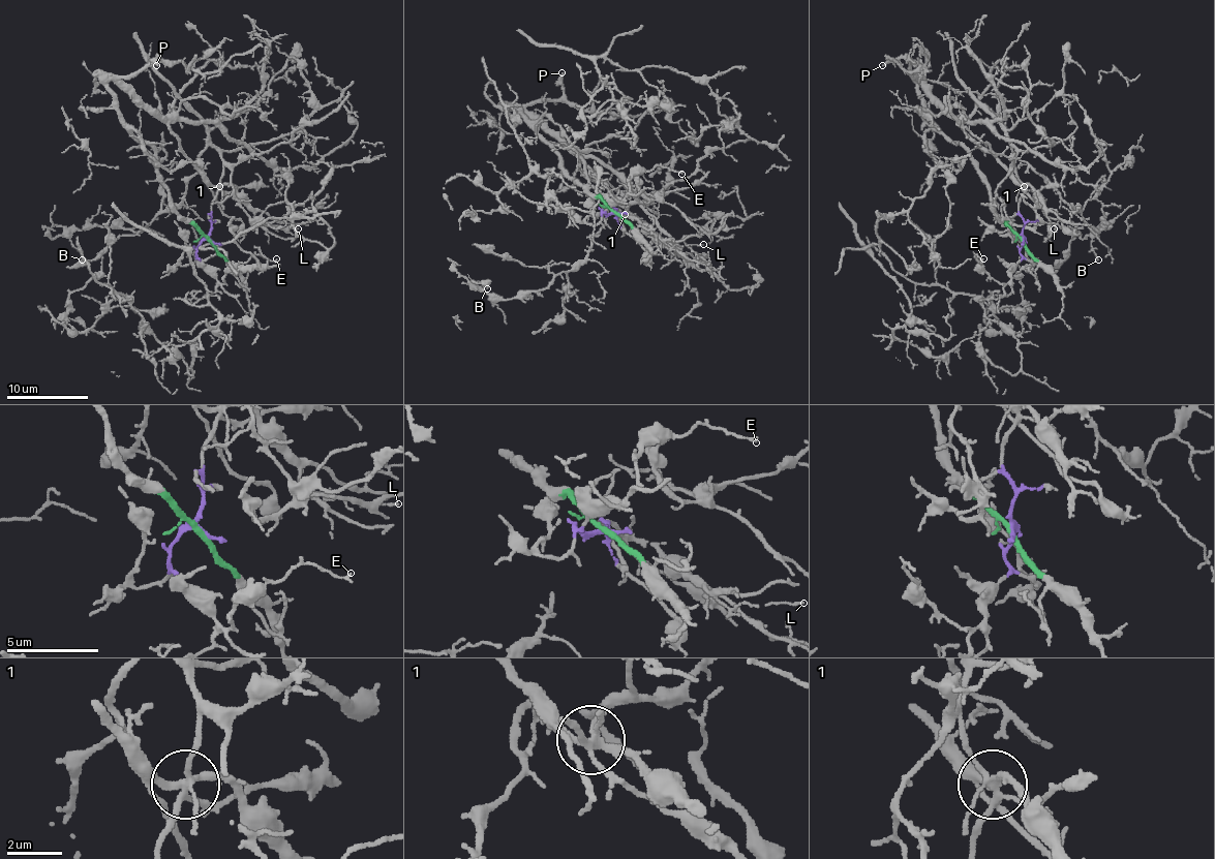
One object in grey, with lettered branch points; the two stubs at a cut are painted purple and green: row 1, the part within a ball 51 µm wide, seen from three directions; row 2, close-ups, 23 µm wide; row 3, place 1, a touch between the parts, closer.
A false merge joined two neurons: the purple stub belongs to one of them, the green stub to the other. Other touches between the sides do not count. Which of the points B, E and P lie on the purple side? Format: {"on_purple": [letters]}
{"on_purple": ["B", "E"]}

